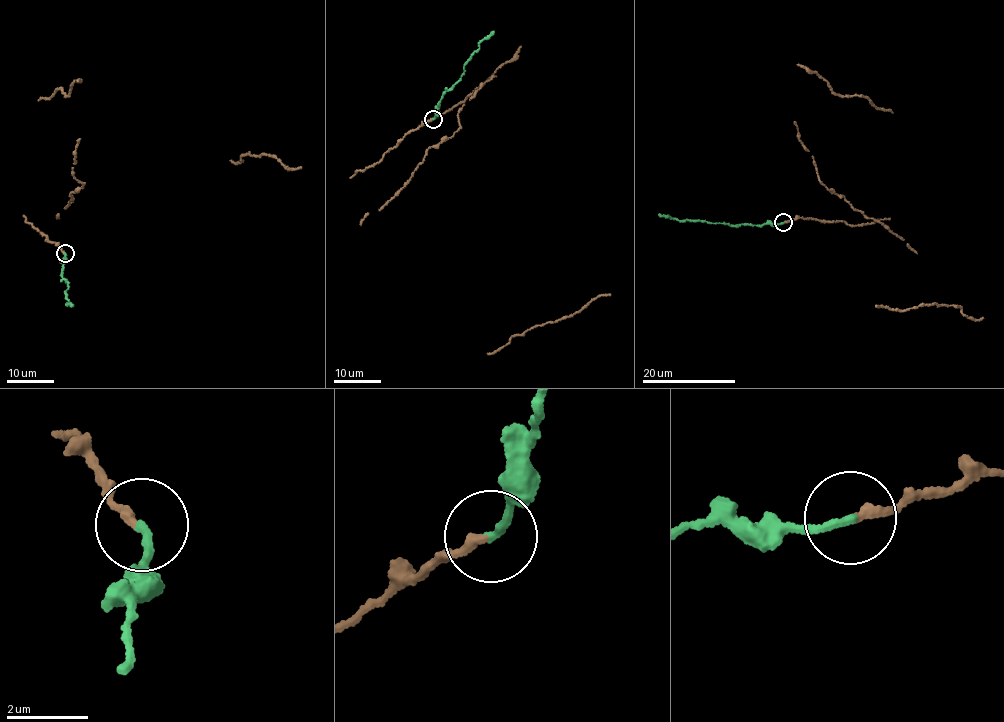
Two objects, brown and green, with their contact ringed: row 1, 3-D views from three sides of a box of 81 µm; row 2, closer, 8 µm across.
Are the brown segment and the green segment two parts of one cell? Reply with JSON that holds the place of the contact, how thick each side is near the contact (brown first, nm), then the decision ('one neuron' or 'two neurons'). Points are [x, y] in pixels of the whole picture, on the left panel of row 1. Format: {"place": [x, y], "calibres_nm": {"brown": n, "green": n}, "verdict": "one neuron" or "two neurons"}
{"place": [65, 253], "calibres_nm": {"brown": 220, "green": 190}, "verdict": "two neurons"}

